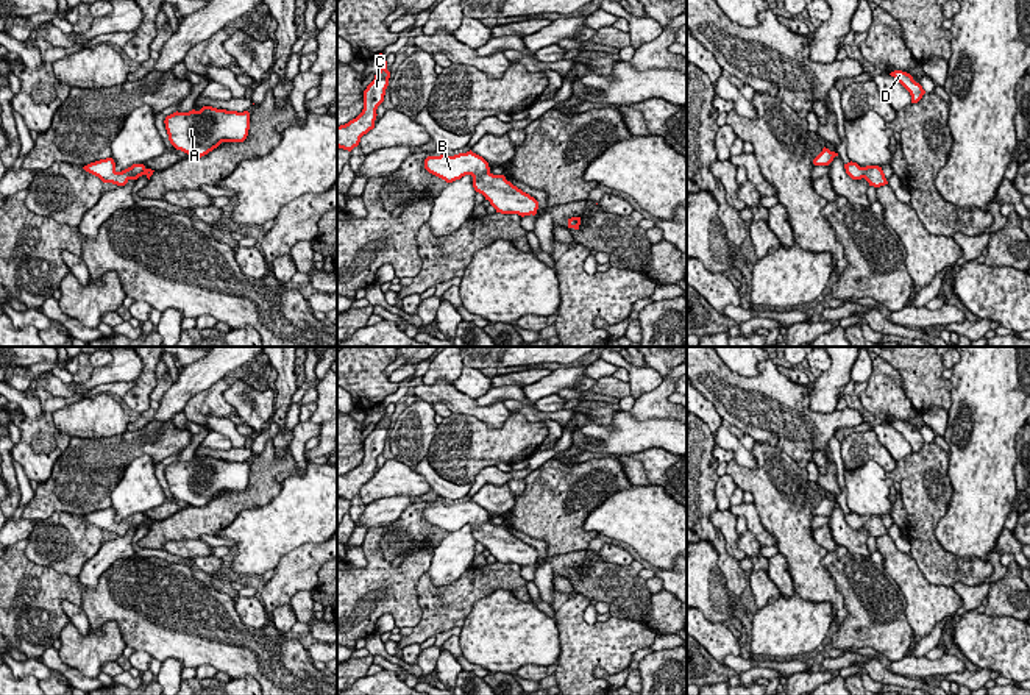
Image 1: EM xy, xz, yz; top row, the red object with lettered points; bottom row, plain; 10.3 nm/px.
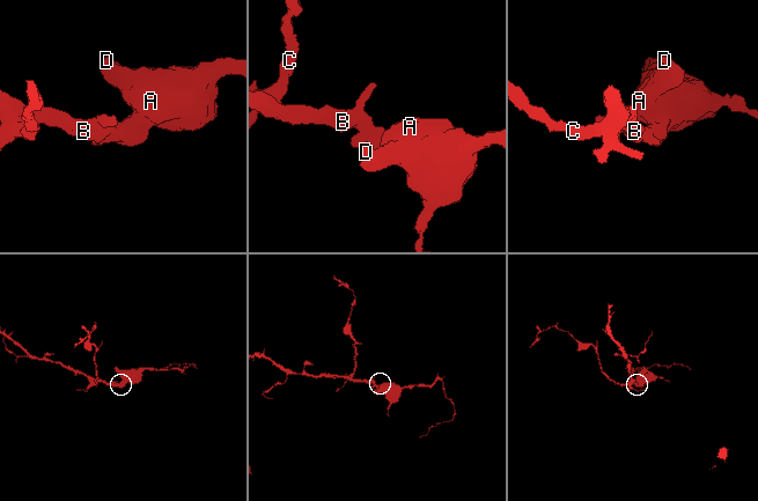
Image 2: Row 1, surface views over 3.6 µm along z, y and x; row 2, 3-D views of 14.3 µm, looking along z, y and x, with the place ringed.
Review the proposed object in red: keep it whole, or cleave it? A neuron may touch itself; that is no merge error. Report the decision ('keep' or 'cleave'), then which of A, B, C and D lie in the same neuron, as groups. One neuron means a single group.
keep; A B C D

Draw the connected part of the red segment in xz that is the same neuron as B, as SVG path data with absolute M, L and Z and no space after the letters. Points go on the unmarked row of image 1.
M471 500L454 506L428 506L424 519L446 533L471 525L474 540L482 544L496 562L521 567L537 564L538 551L534 547L513 536L504 525L493 525L488 512Z

